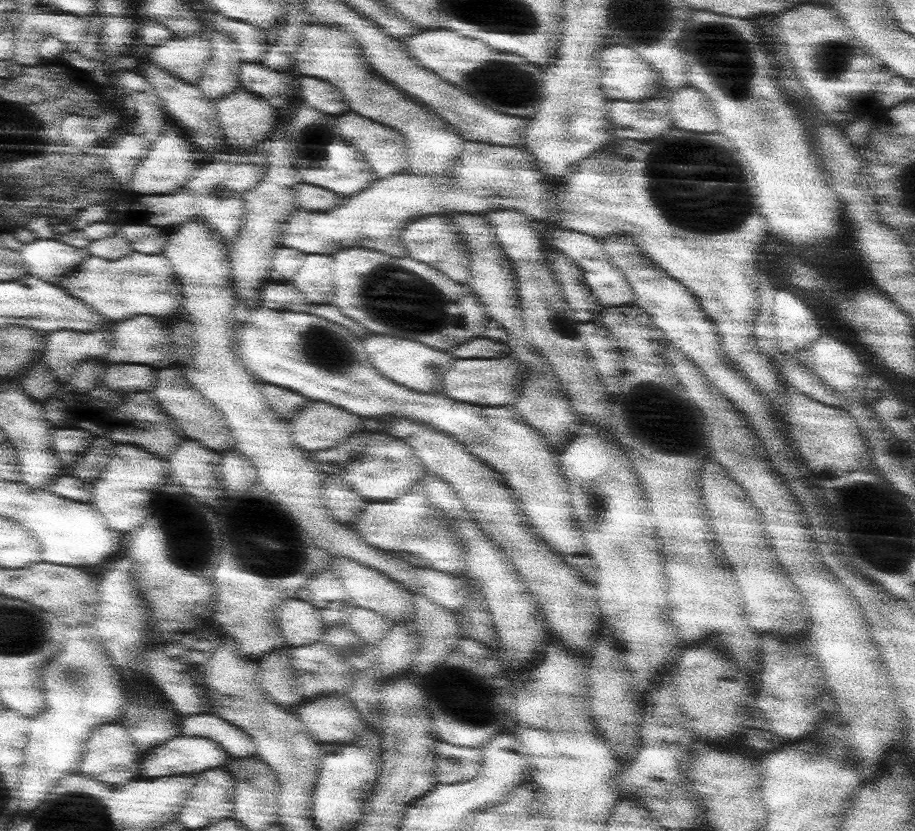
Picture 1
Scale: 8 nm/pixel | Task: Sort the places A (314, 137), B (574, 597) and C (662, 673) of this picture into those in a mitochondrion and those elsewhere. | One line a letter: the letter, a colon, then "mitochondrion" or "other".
A: mitochondrion
B: other
C: other

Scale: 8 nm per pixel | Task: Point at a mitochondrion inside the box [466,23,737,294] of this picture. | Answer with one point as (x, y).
(500, 82)

